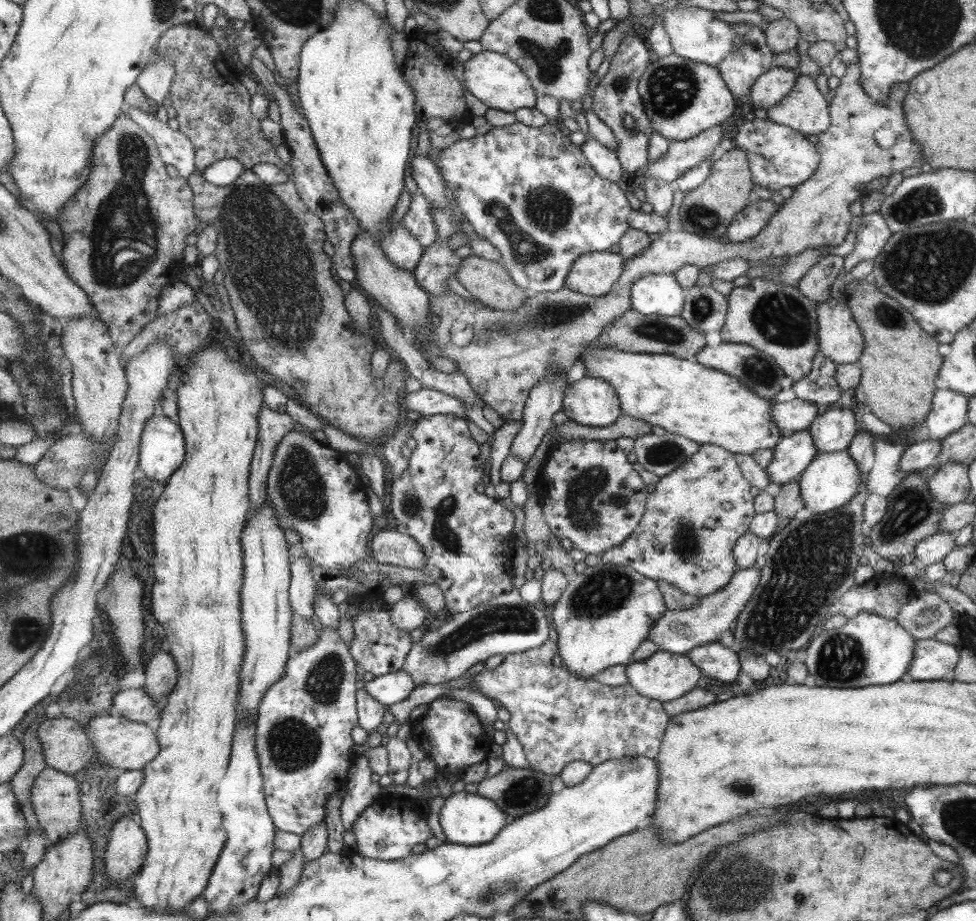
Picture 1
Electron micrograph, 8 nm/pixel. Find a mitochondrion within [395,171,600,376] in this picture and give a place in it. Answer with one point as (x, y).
(531, 230)

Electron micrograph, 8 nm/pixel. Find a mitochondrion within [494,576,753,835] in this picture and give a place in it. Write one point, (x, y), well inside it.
(523, 792)

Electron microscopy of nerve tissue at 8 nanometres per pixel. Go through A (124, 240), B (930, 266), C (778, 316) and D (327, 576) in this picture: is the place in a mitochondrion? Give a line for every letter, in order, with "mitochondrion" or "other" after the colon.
A: mitochondrion
B: mitochondrion
C: mitochondrion
D: other

